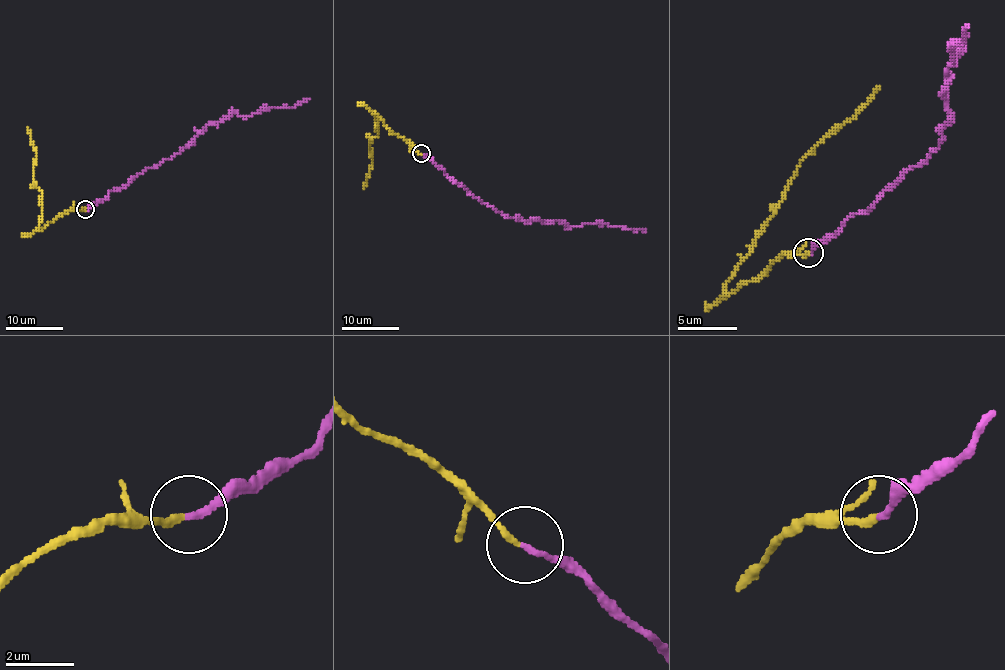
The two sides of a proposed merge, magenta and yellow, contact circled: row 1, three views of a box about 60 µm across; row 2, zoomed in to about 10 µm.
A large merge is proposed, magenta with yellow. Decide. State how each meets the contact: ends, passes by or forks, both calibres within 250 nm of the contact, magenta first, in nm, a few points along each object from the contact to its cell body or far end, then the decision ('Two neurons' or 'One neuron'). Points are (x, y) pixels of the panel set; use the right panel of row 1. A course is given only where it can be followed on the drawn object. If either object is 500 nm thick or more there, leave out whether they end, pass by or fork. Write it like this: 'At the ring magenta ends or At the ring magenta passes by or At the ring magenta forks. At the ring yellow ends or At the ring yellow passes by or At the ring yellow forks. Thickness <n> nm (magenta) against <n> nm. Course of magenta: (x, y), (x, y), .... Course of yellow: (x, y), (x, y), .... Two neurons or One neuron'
At the ring magenta ends. At the ring yellow ends. Thickness 180 nm (magenta) against 190 nm. Course of magenta: (809, 252), (942, 139), (942, 86), (968, 27). Course of yellow: (809, 252), (782, 255), (758, 278), (726, 290), (735, 266), (770, 219), (797, 166), (835, 134), (880, 86). Two neurons

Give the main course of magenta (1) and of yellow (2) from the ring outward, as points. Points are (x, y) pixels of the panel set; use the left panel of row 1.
1: (84, 208), (96, 206), (136, 174), (176, 154), (208, 124), (221, 122), (235, 112), (251, 117), (310, 99)
2: (84, 208), (69, 210), (38, 227), (41, 193), (34, 180), (37, 151), (28, 128)

